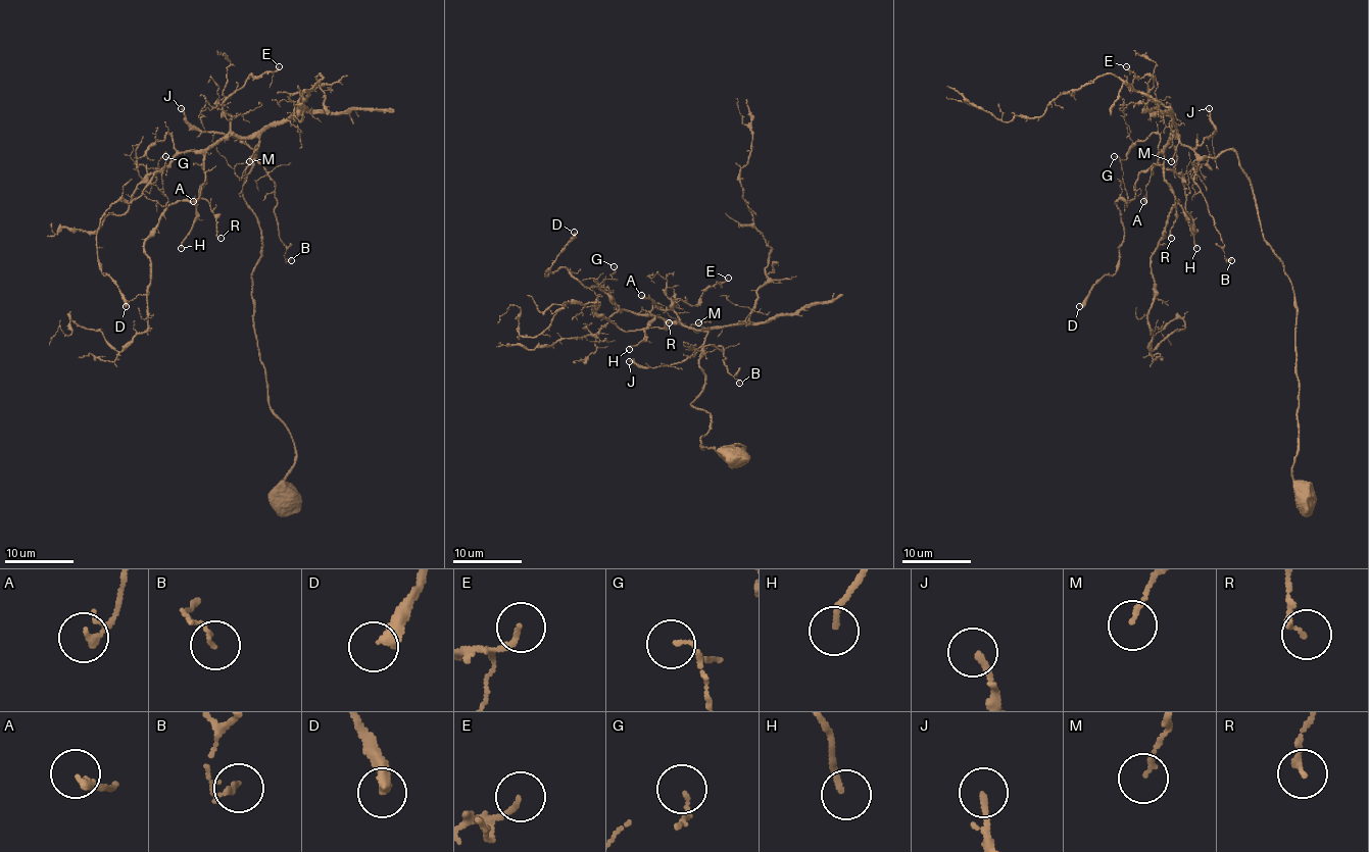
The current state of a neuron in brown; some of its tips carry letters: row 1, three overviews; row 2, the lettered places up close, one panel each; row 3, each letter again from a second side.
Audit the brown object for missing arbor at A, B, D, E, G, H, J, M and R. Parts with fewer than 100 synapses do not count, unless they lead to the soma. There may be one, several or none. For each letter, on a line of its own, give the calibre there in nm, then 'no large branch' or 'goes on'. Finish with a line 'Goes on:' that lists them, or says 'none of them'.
A: 160 nm | no large branch
B: 120 nm | no large branch
D: 380 nm | no large branch
E: 150 nm | no large branch
G: 100 nm | no large branch
H: 180 nm | no large branch
J: 180 nm | no large branch
M: 130 nm | no large branch
R: 170 nm | no large branch
Goes on: none of them

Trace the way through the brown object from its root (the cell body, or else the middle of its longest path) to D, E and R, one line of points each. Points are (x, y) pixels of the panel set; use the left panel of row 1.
D: (286, 494), (296, 448), (269, 403), (243, 196), (256, 138), (182, 151), (104, 213), (98, 263), (126, 306)
E: (286, 494), (296, 448), (269, 403), (251, 294), (261, 229), (243, 196), (258, 139), (222, 106), (279, 66)
R: (286, 494), (296, 448), (269, 403), (243, 196), (256, 138), (204, 155), (221, 238)

